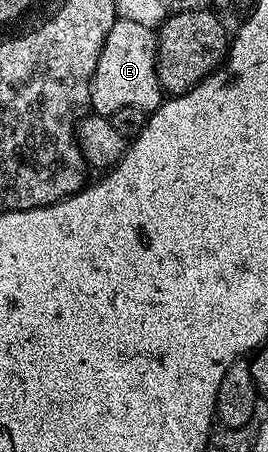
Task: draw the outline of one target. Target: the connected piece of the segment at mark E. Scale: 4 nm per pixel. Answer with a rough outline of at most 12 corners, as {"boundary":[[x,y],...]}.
{"boundary":[[116,17],[91,77],[91,110],[165,101],[152,27]]}

